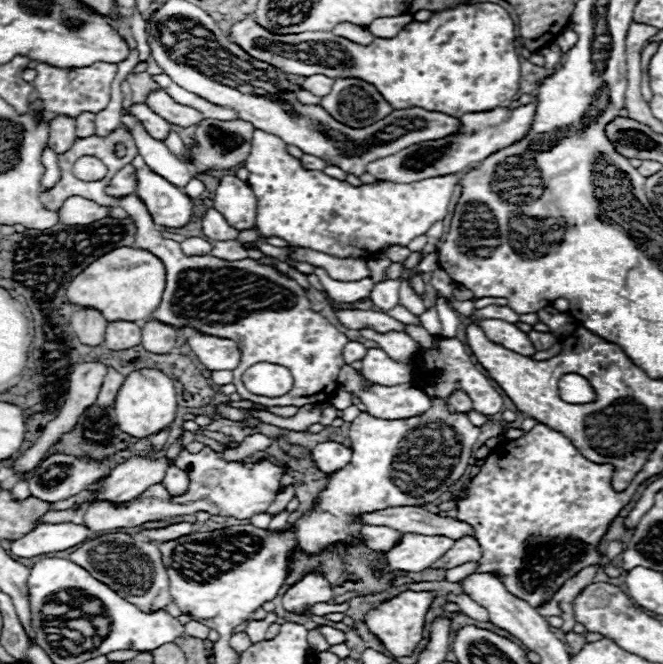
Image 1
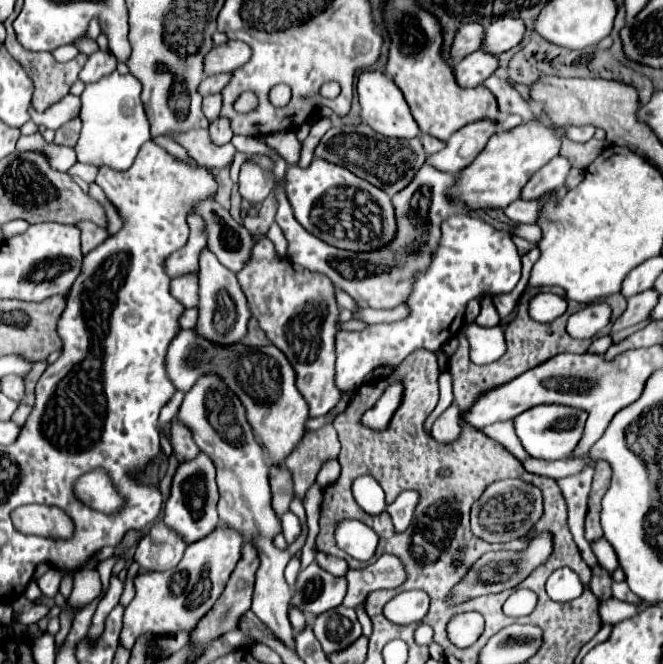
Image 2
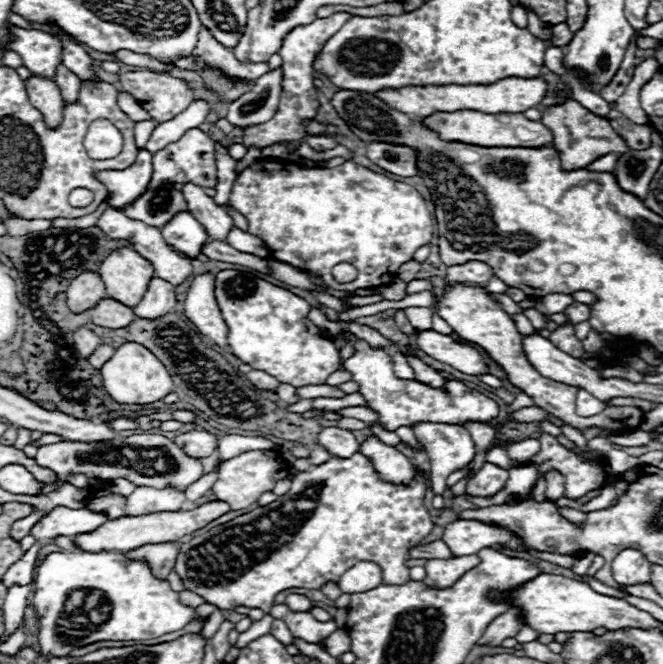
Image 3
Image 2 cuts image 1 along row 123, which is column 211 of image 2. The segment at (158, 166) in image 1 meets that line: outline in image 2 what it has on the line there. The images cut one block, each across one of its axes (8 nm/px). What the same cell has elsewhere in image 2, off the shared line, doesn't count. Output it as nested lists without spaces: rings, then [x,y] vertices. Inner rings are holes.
[[[218,118],[214,122],[210,122],[210,138],[214,144],[228,144],[232,138],[232,130],[230,130],[230,120],[228,118]]]

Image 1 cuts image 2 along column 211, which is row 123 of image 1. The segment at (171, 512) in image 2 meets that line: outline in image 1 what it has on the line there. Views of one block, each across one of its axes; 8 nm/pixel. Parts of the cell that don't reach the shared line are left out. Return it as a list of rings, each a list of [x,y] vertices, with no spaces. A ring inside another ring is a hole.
[[[536,96],[530,104],[518,106],[518,108],[494,108],[488,112],[470,112],[460,116],[458,134],[450,134],[450,138],[442,140],[430,140],[420,142],[414,146],[408,146],[406,150],[400,150],[398,154],[380,158],[378,162],[370,162],[368,172],[376,176],[378,180],[390,180],[390,182],[416,182],[432,176],[446,176],[456,174],[464,168],[478,166],[482,160],[486,160],[490,154],[512,146],[514,142],[520,142],[532,128],[536,112]]]

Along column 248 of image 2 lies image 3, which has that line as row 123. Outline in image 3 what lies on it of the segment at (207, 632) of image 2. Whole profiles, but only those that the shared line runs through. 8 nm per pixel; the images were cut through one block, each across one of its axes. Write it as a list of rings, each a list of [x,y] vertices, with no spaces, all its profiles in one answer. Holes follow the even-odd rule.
[[[576,100],[542,108],[542,122],[554,134],[554,148],[560,154],[560,164],[564,170],[584,168],[608,152],[624,152],[628,148],[626,142],[612,130],[608,120],[600,120],[590,110],[580,106]]]

